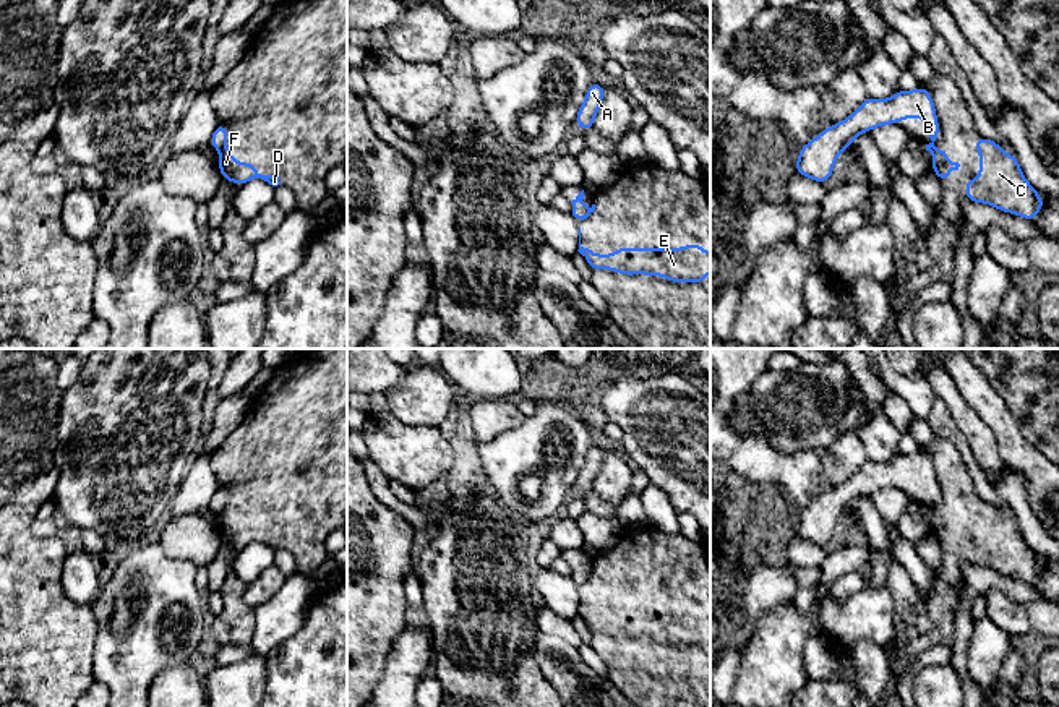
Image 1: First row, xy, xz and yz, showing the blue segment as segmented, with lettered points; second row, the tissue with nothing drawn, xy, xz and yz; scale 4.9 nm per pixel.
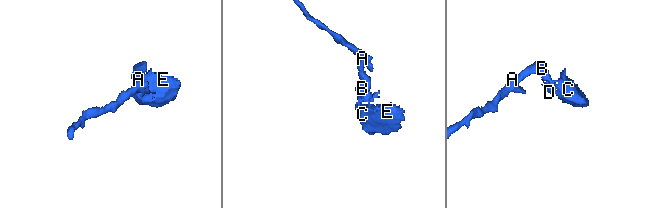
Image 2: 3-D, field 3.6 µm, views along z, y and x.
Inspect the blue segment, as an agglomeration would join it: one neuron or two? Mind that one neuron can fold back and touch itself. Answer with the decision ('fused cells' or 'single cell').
fused cells

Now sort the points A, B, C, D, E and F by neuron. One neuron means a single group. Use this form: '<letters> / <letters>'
A B / C D E F

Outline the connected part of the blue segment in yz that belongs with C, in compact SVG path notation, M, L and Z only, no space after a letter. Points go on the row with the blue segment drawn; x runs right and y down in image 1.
M984 136L973 148L980 151L980 175L965 182L967 201L986 203L1033 221L1048 203L1023 177L1017 156L1007 156L997 143Z

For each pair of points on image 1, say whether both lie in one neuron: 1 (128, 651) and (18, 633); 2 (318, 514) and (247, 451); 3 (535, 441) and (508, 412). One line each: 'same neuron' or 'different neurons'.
1: different neurons
2: same neuron
3: different neurons

